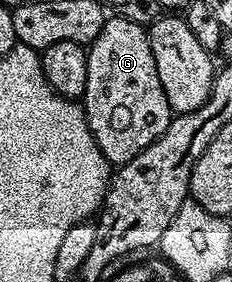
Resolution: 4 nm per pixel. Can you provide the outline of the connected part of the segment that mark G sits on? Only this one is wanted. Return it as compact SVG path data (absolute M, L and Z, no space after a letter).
M117 16L107 17L100 36L89 43L86 59L88 84L81 101L88 128L100 152L115 167L120 167L155 142L172 117L164 84L160 84L160 72L156 72L156 56L152 56L147 27Z

